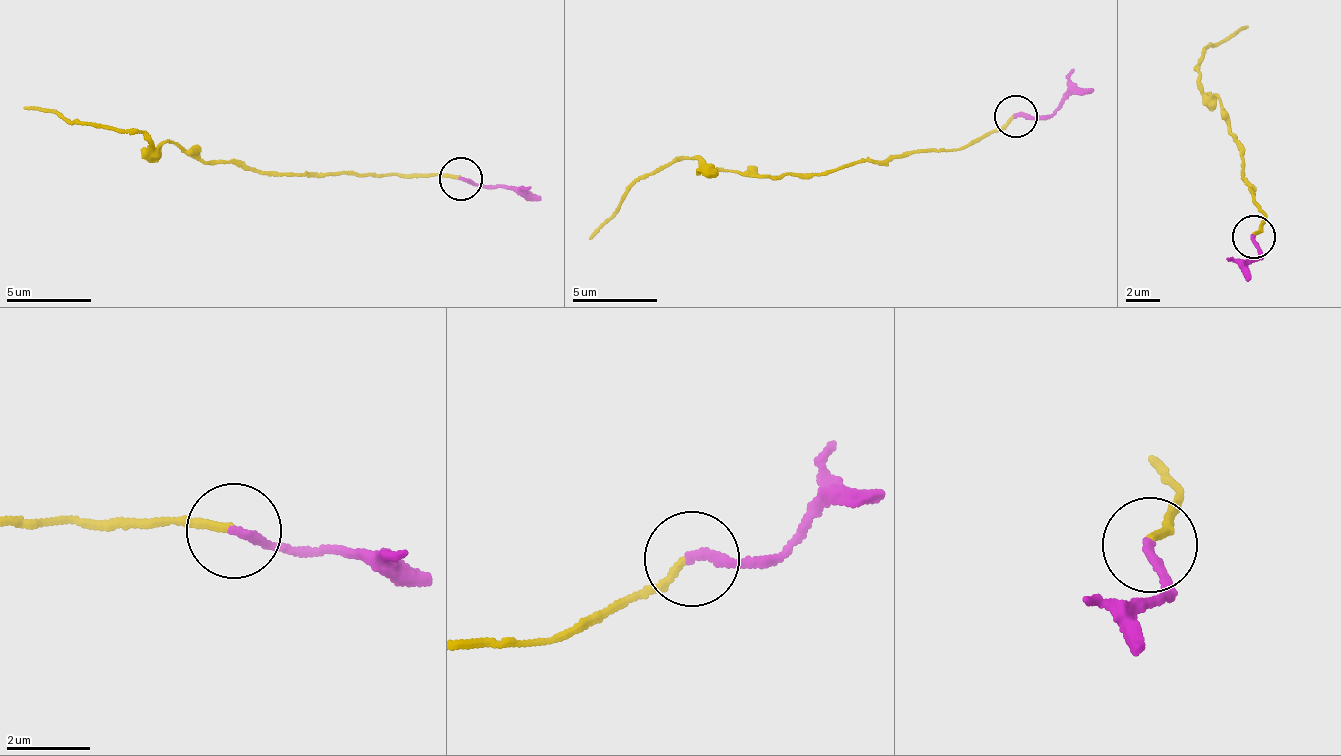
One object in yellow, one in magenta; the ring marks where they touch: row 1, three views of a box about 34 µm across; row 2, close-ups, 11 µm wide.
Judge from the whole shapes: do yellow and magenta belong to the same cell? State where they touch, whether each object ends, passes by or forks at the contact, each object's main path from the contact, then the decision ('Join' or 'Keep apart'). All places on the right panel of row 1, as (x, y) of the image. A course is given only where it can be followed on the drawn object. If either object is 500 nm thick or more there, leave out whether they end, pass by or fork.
Place: (1253, 236). At the ring yellow ends. At the ring magenta ends. Course of yellow: (1254, 233), (1266, 212), (1245, 185), (1220, 98), (1201, 87), (1195, 69), (1202, 53), (1248, 26). Course of magenta: (1254, 237), (1260, 257), (1246, 283). Keep apart

